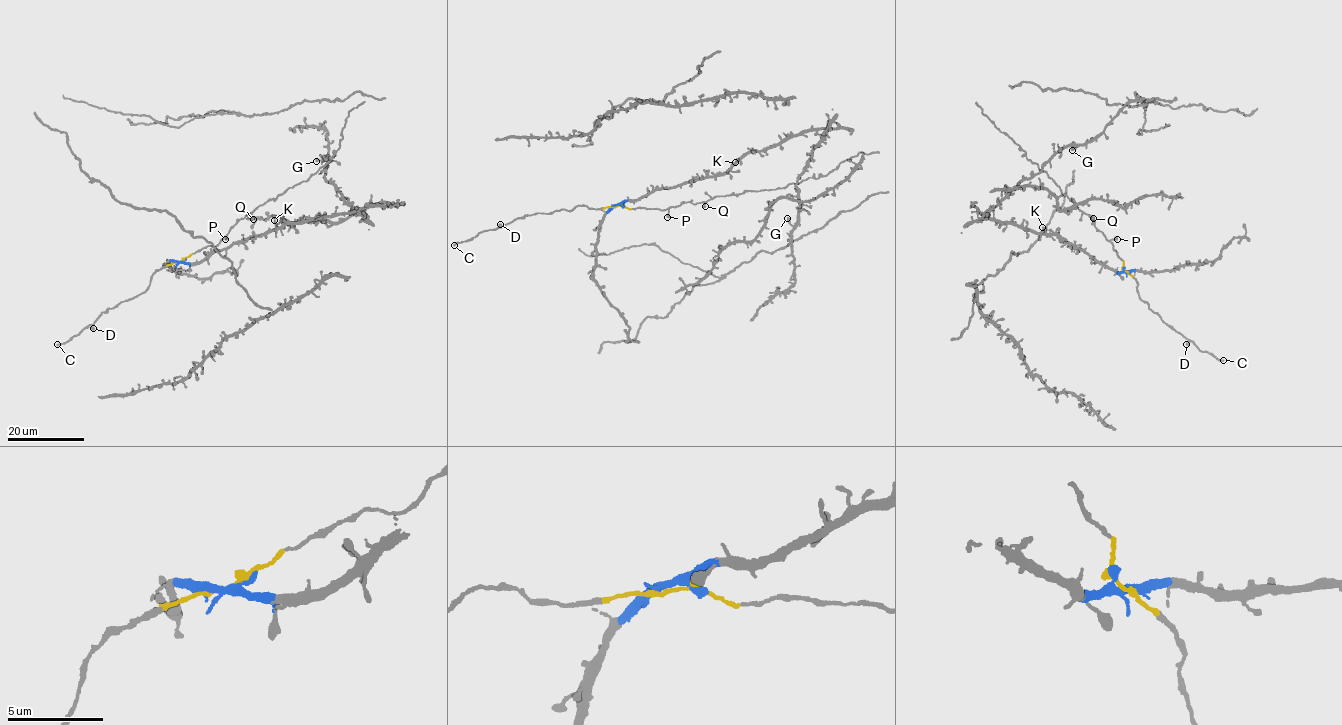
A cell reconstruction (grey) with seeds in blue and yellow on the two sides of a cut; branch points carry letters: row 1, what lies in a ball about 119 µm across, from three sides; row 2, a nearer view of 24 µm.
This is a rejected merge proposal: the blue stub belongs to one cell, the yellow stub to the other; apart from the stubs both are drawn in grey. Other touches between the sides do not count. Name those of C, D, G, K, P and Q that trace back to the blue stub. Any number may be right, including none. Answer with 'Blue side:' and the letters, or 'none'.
Blue side: G, K

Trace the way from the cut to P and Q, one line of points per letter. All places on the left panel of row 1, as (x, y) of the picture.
P: (179, 261), (225, 239)
Q: (179, 261), (208, 245), (216, 246), (247, 215), (253, 219)

